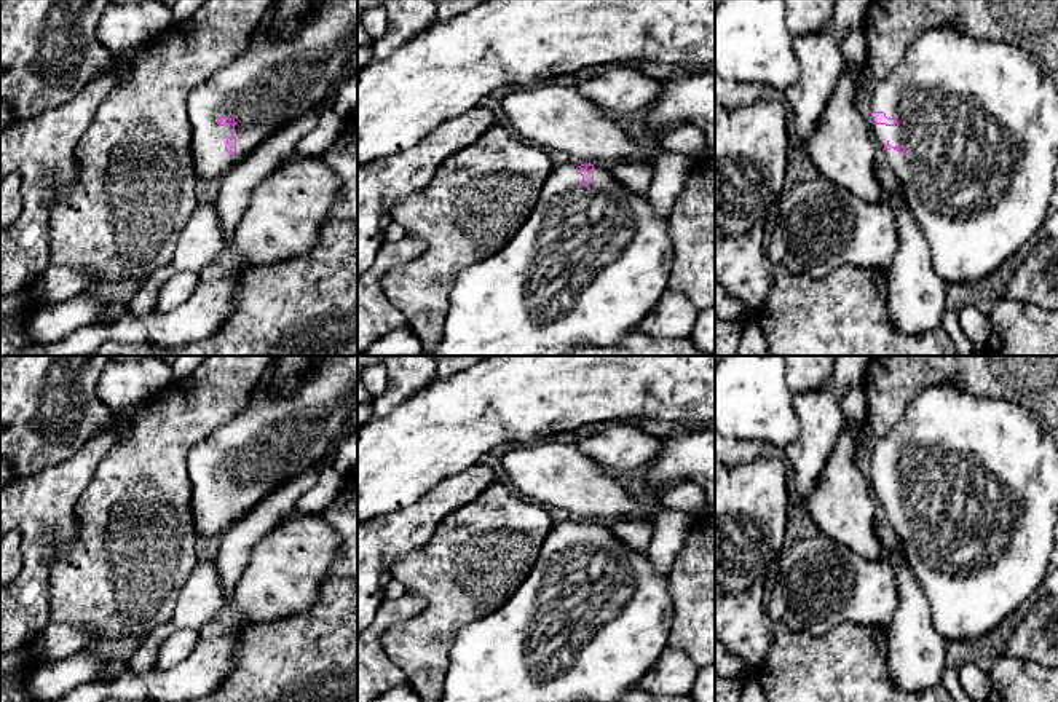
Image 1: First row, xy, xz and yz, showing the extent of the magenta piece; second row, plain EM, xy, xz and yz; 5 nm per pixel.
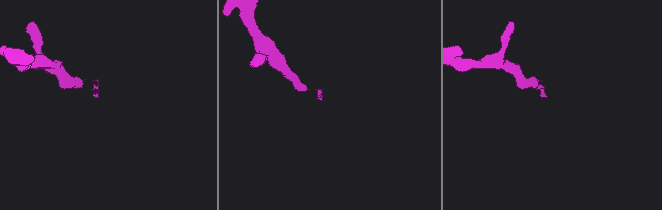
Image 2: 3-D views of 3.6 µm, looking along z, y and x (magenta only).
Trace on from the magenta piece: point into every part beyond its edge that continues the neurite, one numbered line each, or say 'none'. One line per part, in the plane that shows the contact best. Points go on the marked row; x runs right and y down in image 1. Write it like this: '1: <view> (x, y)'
1: xz (592, 260)

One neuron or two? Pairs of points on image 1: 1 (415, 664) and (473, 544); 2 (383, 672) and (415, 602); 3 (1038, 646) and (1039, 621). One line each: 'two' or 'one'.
1: one
2: one
3: one

